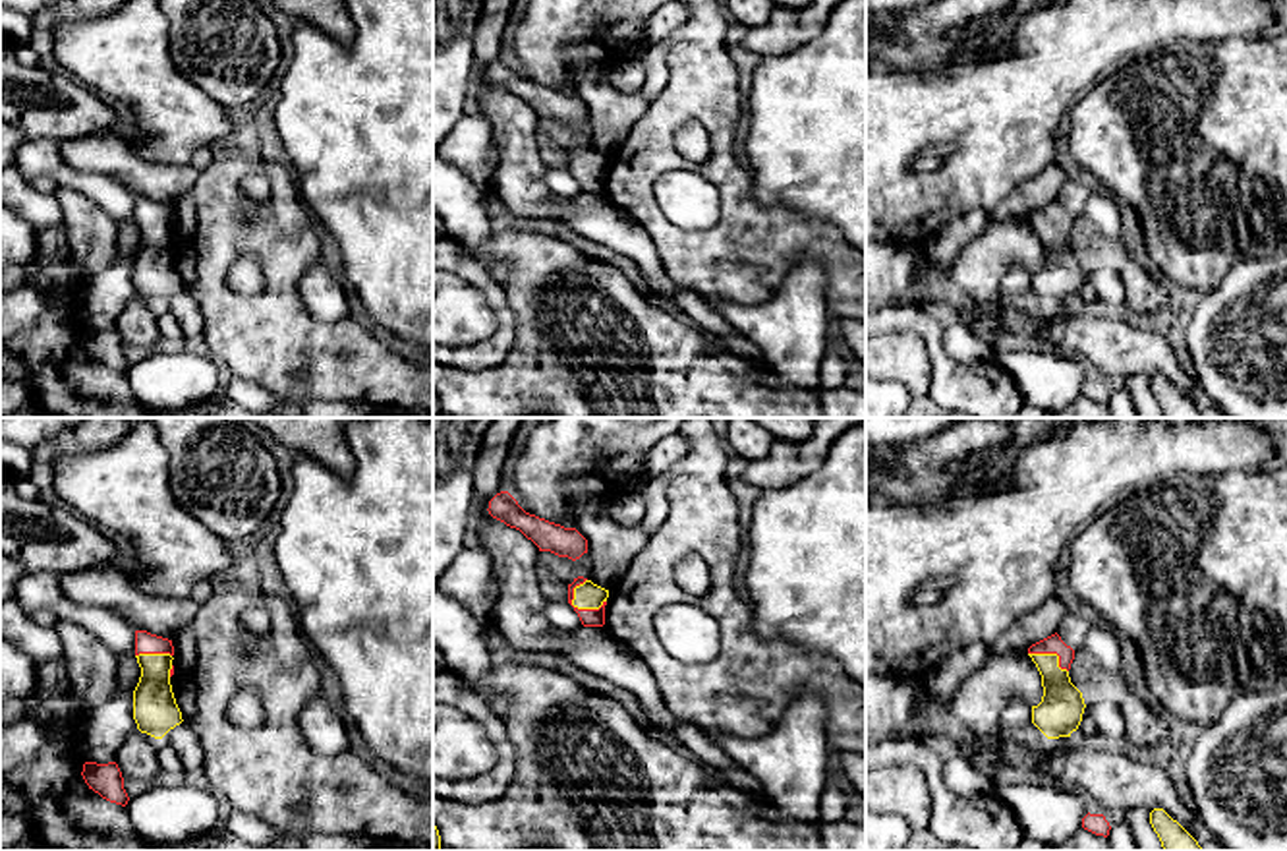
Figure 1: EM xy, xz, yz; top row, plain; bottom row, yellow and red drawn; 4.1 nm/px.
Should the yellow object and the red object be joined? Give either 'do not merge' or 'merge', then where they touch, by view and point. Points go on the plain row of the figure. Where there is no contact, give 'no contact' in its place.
do not merge | xz (582, 175)

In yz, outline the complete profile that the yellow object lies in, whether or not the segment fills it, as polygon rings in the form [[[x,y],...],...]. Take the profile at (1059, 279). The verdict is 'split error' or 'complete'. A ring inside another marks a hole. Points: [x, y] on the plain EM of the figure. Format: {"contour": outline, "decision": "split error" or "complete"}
{"contour": [[[1028,220],[1042,242],[1044,263],[1032,273],[1032,290],[1047,304],[1071,304],[1084,280],[1082,259],[1071,249],[1069,238],[1059,234],[1057,220]]], "decision": "complete"}

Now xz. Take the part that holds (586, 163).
{"contour": [[[586,147],[574,155],[572,172],[578,176],[599,176],[609,164],[609,157]]], "decision": "complete"}

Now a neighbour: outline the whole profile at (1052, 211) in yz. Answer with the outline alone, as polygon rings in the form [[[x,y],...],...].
[[[1055,199],[1028,215],[1028,220],[1057,220],[1059,222],[1059,234],[1071,236],[1071,230],[1074,226],[1074,217],[1067,213],[1061,203]]]

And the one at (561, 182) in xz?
[[[547,168],[545,184],[557,197],[574,199],[582,188],[568,168]]]

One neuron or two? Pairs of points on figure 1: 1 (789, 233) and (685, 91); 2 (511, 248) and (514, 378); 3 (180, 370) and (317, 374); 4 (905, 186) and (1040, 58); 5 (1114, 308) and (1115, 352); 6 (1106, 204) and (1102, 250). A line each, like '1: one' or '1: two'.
1: one
2: one
3: two
4: one
5: two
6: two

